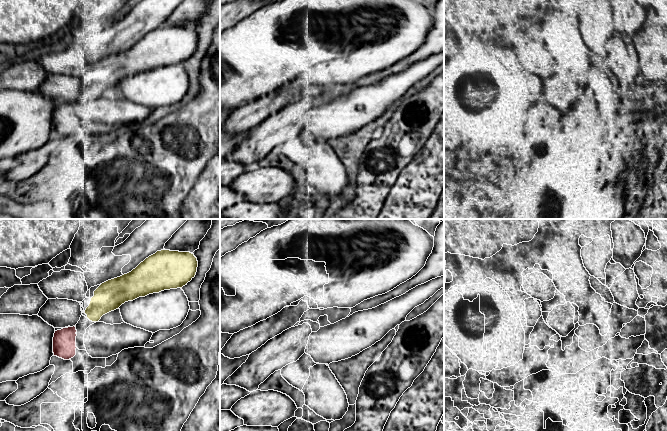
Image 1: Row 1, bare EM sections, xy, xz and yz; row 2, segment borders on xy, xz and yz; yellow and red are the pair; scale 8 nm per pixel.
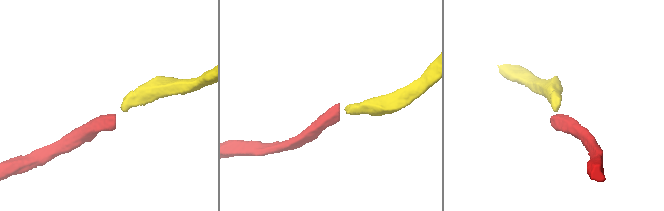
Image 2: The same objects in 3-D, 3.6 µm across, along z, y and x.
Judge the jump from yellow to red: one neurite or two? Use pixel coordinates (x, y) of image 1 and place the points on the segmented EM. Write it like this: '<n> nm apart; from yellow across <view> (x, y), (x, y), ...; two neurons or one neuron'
120 nm apart; from yellow across xy (87, 317), (75, 327); two neurons

